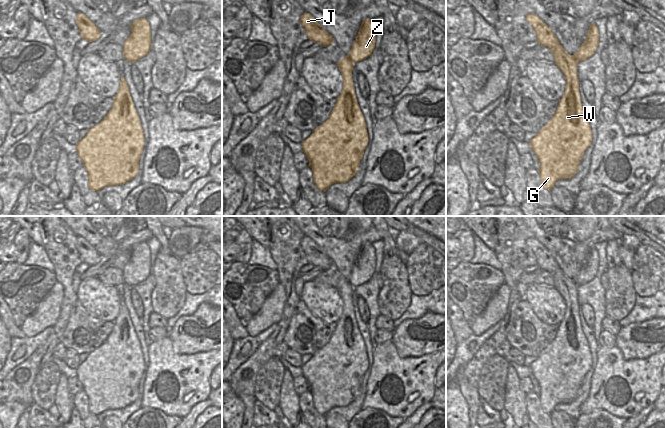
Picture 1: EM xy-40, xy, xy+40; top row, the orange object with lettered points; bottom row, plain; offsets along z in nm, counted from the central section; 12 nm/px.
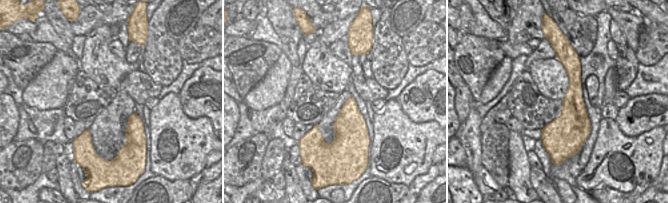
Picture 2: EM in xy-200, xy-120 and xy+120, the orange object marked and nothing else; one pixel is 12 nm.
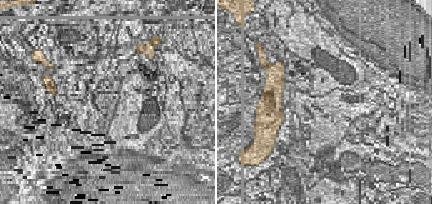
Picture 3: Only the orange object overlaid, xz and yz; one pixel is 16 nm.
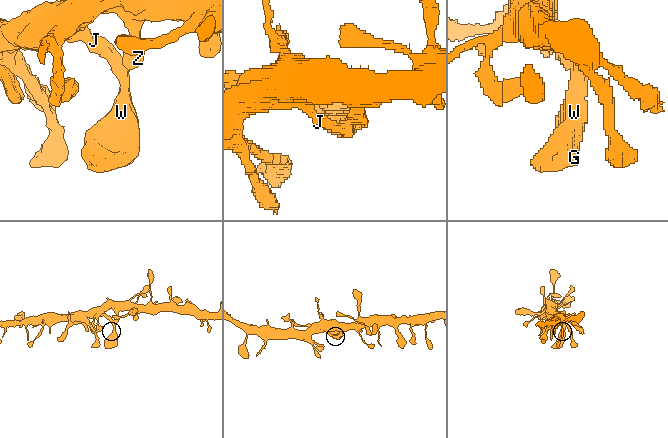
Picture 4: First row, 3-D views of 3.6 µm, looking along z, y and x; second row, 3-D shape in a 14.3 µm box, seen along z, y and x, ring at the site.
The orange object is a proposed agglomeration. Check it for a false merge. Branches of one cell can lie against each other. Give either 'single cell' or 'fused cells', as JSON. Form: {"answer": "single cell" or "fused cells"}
{"answer": "single cell"}

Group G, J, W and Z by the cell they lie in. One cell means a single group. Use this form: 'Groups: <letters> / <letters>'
Groups: G J W Z

